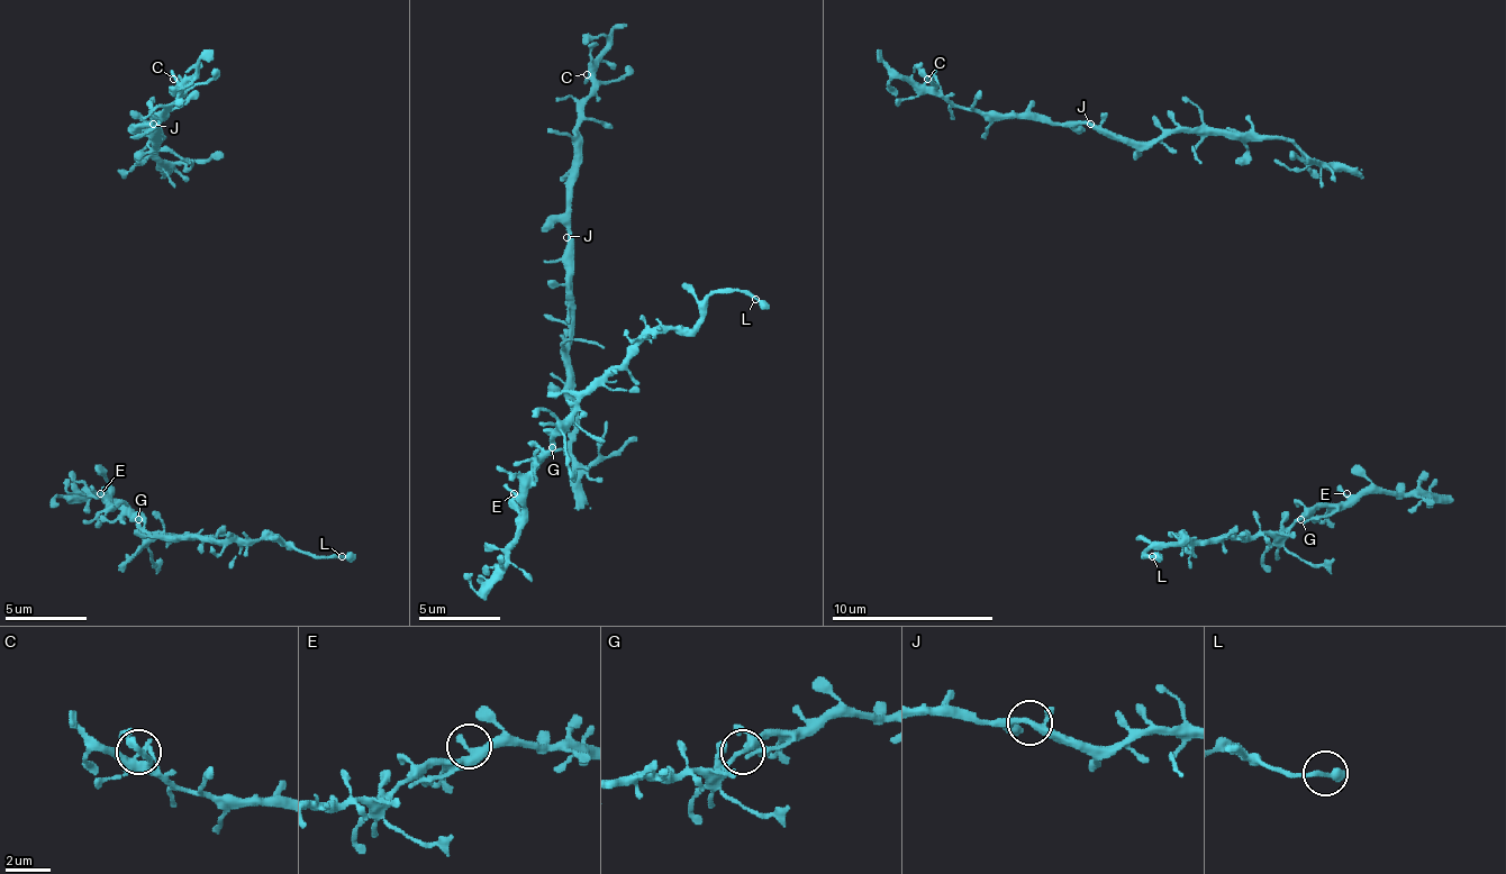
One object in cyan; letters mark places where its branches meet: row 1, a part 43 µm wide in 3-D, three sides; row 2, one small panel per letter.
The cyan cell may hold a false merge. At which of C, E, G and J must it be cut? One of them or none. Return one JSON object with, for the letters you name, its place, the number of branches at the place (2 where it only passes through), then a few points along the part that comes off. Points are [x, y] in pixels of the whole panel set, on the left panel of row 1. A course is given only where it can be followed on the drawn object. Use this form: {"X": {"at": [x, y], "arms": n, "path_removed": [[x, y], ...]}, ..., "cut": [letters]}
{"cut": []}

